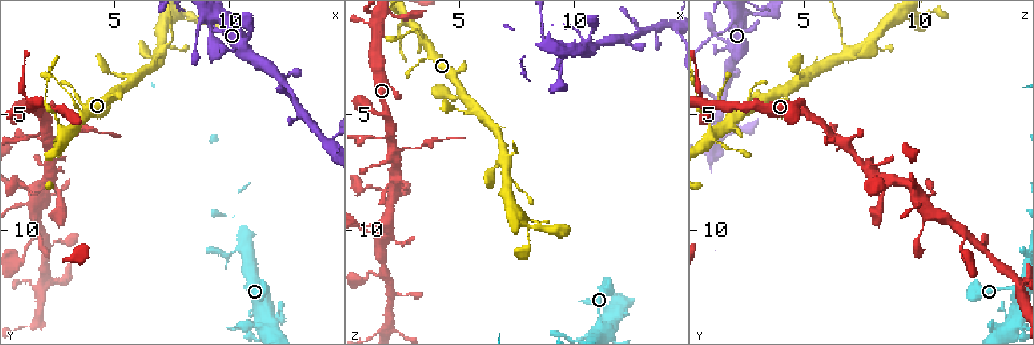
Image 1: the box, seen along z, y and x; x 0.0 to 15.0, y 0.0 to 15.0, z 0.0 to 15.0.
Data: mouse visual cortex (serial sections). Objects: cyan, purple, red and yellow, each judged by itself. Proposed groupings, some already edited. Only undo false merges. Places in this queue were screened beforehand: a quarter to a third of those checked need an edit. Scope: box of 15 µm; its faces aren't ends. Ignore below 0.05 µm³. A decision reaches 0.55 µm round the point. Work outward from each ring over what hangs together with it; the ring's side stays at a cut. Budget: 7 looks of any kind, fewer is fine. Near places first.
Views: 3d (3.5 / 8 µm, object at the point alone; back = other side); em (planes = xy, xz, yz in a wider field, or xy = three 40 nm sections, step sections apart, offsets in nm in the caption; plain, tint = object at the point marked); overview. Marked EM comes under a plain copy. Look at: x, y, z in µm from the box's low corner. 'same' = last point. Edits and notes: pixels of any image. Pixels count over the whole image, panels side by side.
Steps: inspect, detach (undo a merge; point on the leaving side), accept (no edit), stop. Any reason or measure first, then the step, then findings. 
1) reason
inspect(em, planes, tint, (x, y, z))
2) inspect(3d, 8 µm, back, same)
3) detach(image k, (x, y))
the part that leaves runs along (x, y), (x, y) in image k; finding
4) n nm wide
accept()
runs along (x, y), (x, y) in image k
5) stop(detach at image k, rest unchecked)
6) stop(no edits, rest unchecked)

sudden change in width
inspect(3d, 3.5 µm, (8.7, 1.4, 1.6))

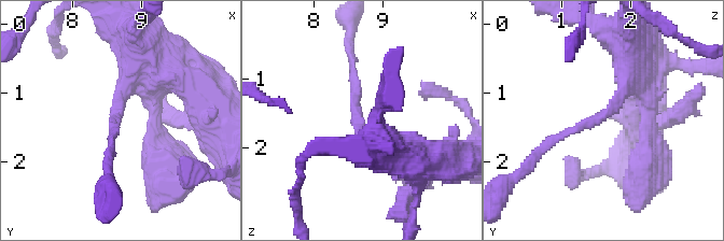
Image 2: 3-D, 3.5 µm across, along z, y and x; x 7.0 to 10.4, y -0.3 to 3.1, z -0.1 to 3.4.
arms of 150, 400 nm; now the EM
inspect(em, xy, step 1, tint, (8.70, 1.30, 1.60))

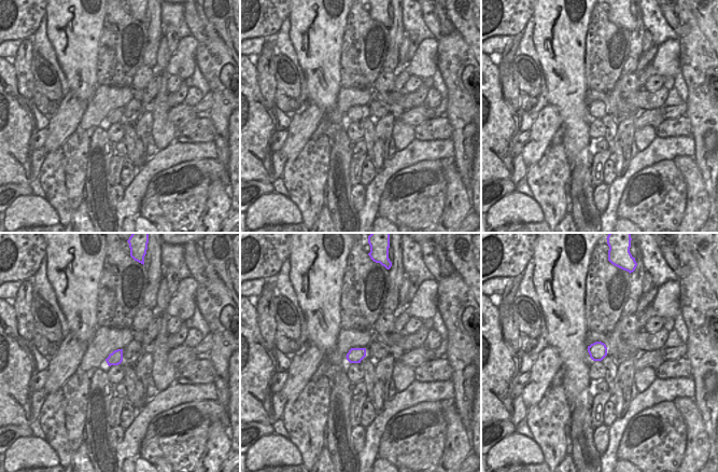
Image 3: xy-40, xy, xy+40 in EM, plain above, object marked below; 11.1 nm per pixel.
accept()
runs along (638, 71), (601, 117), (543, 147) in image 2; one cell here

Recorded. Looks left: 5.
four or more arms meet
inspect(3d, 3.5 µm, back, (6.9, 2.4, 6.8))

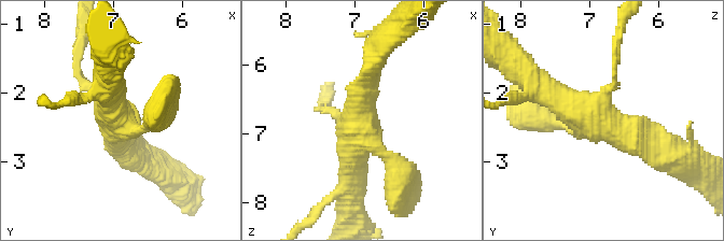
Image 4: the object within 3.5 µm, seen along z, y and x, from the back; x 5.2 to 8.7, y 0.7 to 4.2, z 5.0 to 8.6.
4 arms; arms of 100, 300, 300, 400 nm
inspect(em, xy, step 3, tint, (6.95, 2.50, 6.75))

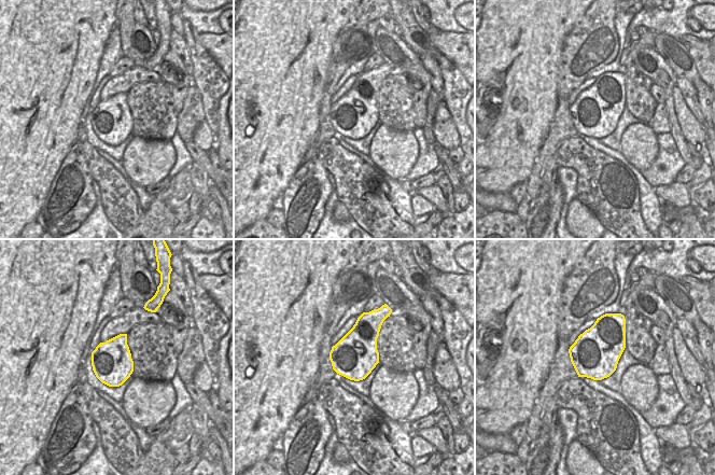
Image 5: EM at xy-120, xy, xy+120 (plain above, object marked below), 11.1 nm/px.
accept()
runs along (651, 145), (590, 122), (532, 79) in image 4; all the same cell

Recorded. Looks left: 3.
sharp bend
inspect(3d, 8 µm, (2.1, 6.0, 6.4))

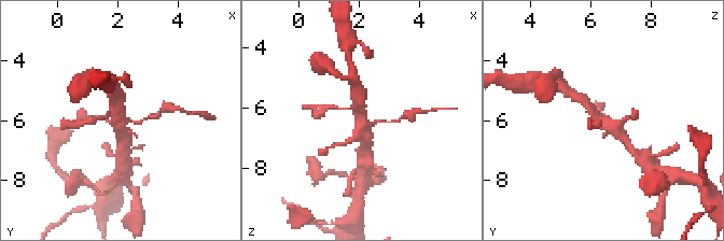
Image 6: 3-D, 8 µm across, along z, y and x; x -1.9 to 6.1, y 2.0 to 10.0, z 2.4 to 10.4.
inspect(3d, 3.5 µm, (2.1, 6.1, 6.5))

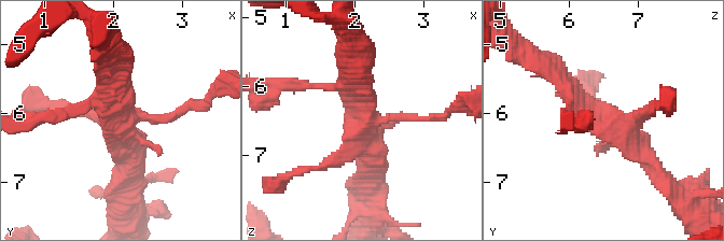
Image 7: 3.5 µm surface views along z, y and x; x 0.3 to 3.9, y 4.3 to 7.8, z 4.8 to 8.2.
now the EM
inspect(em, xy, step 5, tint, (2.15, 6.05, 6.45))

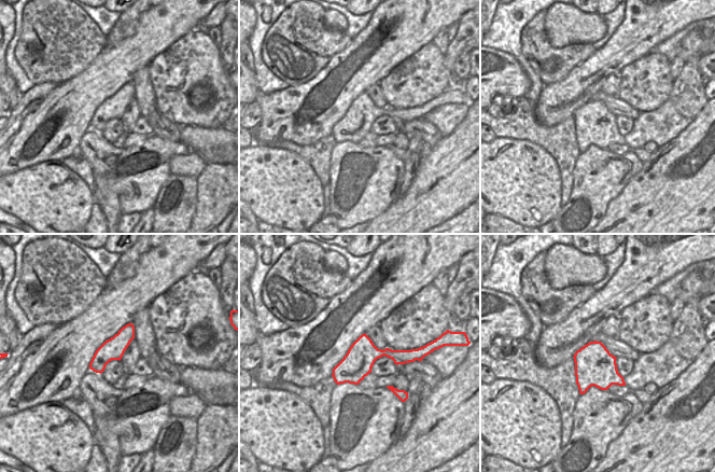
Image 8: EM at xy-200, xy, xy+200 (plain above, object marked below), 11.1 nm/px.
detach(image 7, (184, 109))
the part that leaves runs along (145, 115), (169, 118), (225, 85) in image 7; a second cell is stuck on

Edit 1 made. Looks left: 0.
stop(detach at image 7, rest unchecked)

